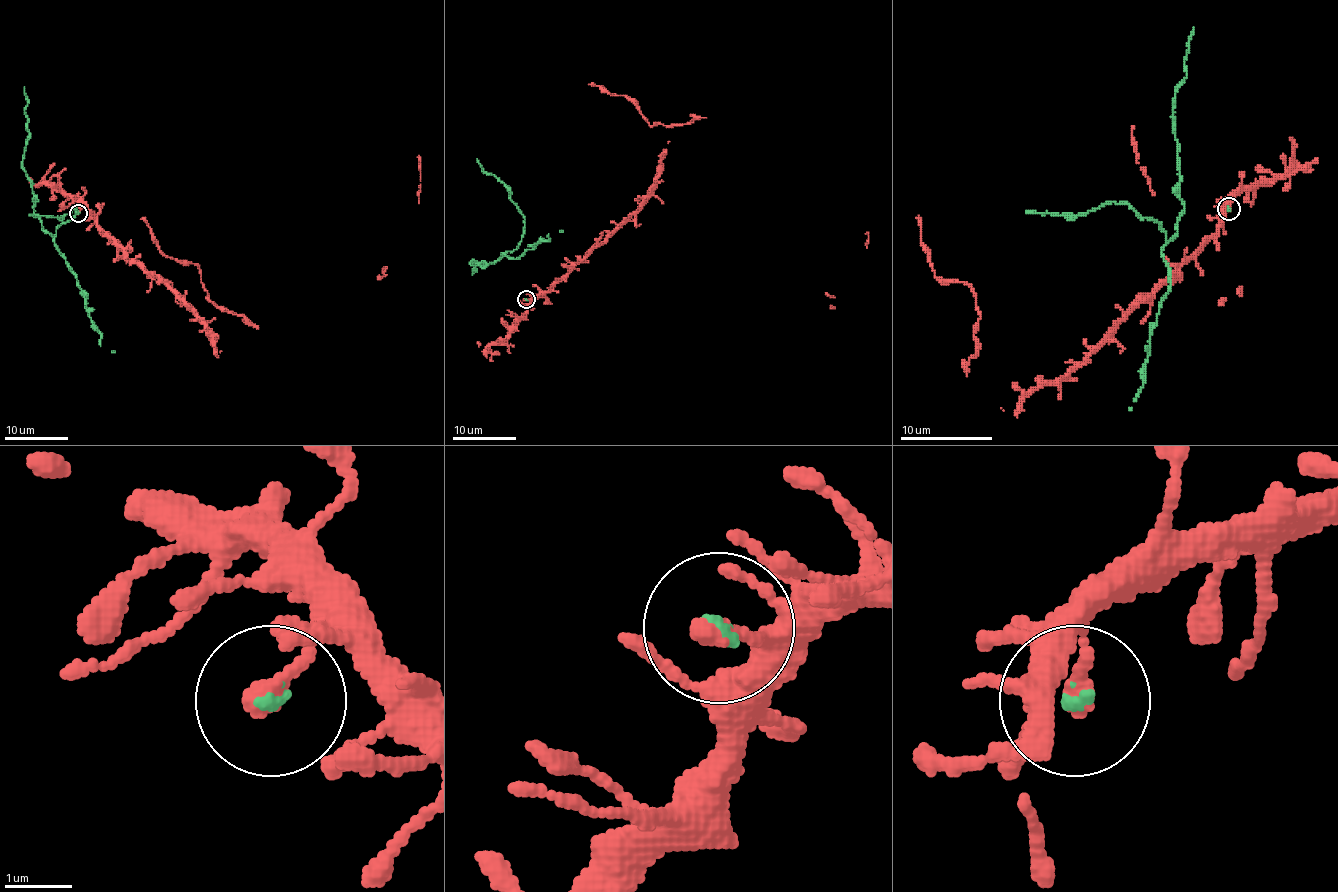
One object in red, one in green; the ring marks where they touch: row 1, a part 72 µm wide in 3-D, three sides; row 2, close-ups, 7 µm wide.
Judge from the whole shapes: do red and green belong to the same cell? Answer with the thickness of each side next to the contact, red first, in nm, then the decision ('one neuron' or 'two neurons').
calibres 340 and 70 nm; one neuron

